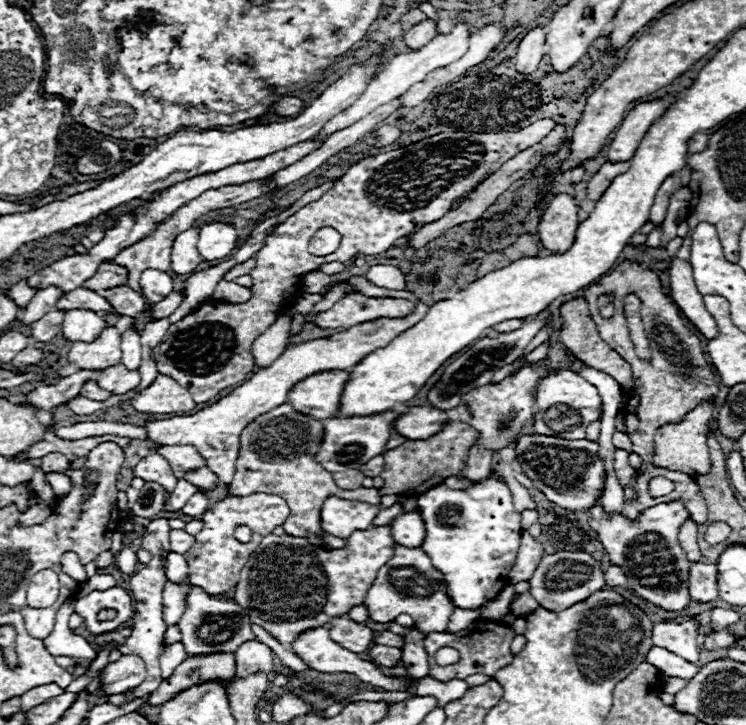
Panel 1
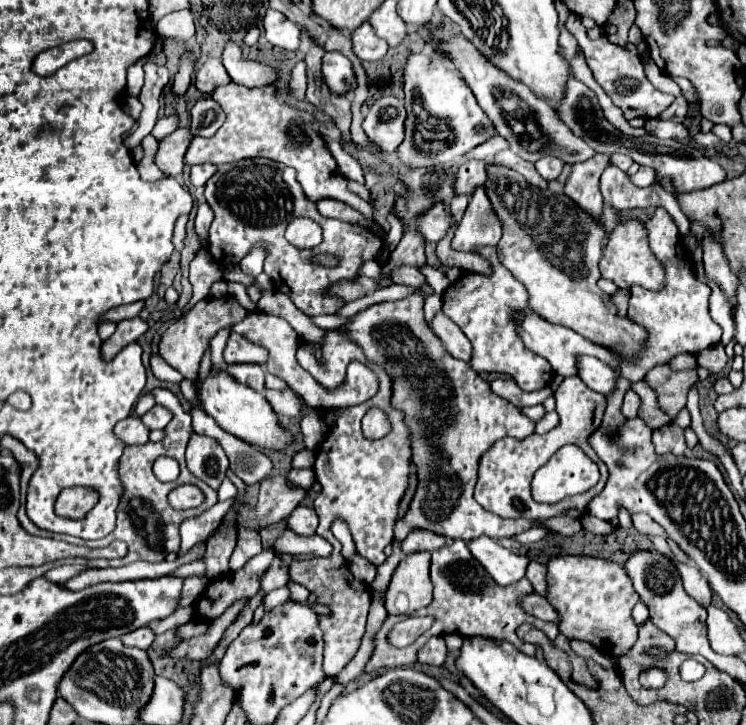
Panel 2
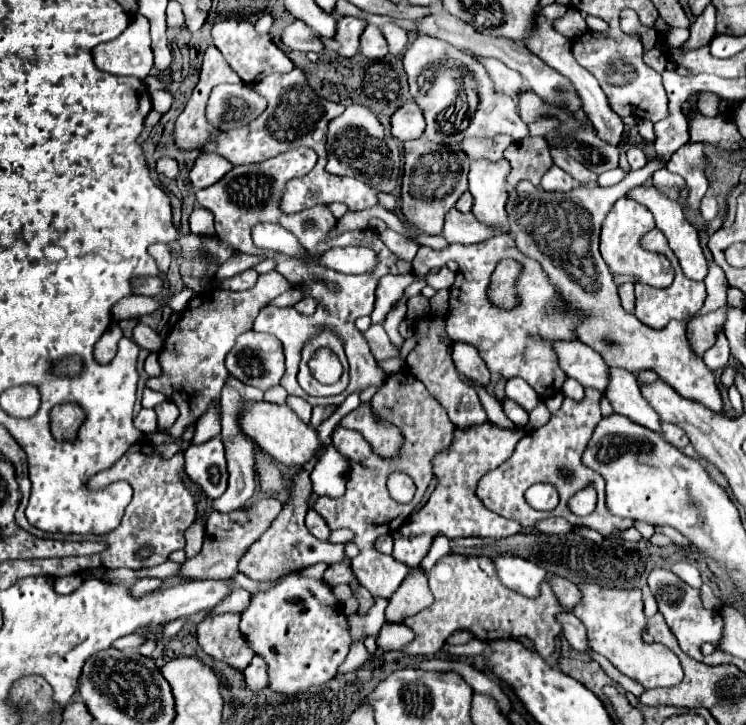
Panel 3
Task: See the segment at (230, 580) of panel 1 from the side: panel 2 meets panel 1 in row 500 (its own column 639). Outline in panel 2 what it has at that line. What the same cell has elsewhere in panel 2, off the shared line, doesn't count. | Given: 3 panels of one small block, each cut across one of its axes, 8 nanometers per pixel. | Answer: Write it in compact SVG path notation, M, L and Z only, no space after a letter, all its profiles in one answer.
M632 218L632 220L622 220L620 224L616 224L616 228L608 234L604 254L600 260L600 272L602 272L602 278L612 280L614 284L618 284L618 288L626 288L626 290L634 284L648 290L664 288L664 266L660 264L660 260L652 254L648 246L644 222L640 222L638 218Z

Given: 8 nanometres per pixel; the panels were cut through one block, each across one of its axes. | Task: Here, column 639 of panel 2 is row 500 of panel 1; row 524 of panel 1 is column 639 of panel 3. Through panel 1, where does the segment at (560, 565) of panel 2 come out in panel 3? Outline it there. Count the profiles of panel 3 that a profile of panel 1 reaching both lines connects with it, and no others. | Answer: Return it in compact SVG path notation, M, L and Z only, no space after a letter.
M578 586L582 590L582 602L572 608L574 616L586 624L590 646L594 652L604 654L622 674L638 680L644 688L666 688L676 686L684 672L680 666L678 656L666 648L664 644L646 644L642 640L642 630L646 628L646 616L644 616L644 604L642 604L642 592L640 590L614 590L614 588L600 588L600 586Z

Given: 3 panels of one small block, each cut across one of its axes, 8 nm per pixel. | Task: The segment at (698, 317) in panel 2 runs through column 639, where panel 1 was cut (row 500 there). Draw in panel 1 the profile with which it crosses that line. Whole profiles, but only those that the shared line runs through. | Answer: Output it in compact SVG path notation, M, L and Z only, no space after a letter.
M282 404L246 426L240 436L240 458L236 462L236 474L228 492L246 496L252 492L270 492L280 494L290 506L290 520L284 524L286 534L290 536L306 536L310 542L318 544L314 532L322 532L320 528L320 508L328 496L340 496L348 500L367 502L380 506L380 492L372 488L356 488L342 490L336 486L332 474L324 470L312 456L318 452L322 442L322 422L300 412L294 412L290 404Z

